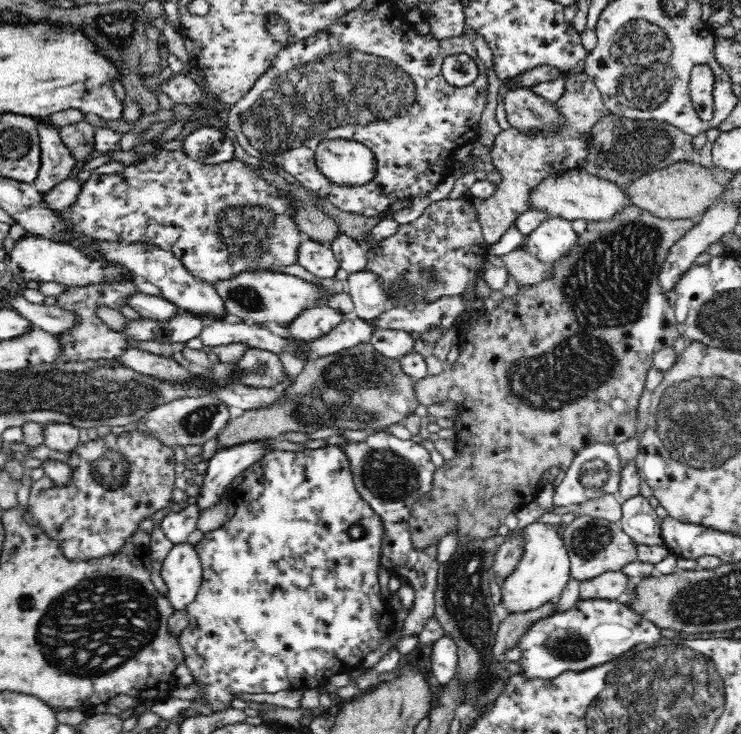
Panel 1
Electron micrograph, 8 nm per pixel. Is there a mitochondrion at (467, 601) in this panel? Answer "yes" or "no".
yes

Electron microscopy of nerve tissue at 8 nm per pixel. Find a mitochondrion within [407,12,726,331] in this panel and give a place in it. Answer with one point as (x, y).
(643, 67)

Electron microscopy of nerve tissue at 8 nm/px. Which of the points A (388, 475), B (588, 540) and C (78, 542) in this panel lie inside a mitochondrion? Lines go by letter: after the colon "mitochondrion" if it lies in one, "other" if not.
A: mitochondrion
B: mitochondrion
C: other

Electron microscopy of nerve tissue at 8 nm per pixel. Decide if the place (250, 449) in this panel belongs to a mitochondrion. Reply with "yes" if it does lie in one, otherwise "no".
no

